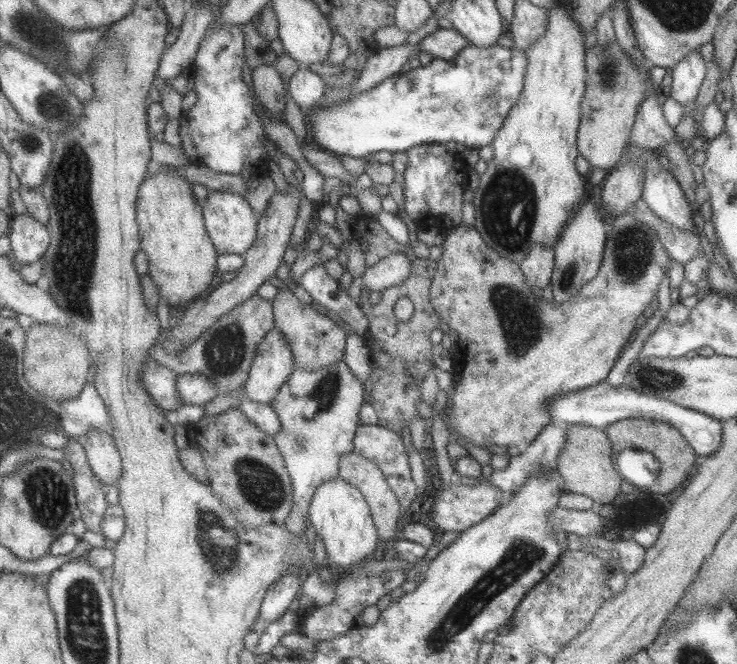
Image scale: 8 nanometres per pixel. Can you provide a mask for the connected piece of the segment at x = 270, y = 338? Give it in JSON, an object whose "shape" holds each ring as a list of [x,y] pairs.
{"shape":[[[272,328],[257,345],[247,380],[242,384],[244,396],[261,404],[271,404],[278,388],[293,371],[293,355],[282,334]]]}

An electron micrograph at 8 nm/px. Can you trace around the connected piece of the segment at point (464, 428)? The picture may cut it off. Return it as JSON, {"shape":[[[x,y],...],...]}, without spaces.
{"shape":[[[619,214],[615,217],[614,223],[611,224],[611,232],[606,234],[602,261],[597,274],[590,282],[583,285],[571,299],[557,305],[553,300],[544,302],[540,294],[531,292],[531,289],[525,285],[524,278],[520,273],[520,266],[516,262],[511,262],[508,258],[499,256],[492,248],[489,248],[472,227],[460,225],[453,229],[449,229],[441,246],[442,253],[439,260],[436,262],[436,271],[432,277],[431,286],[429,288],[429,303],[431,303],[432,309],[437,313],[440,320],[445,322],[449,329],[455,330],[458,336],[457,340],[454,342],[453,356],[451,357],[451,373],[453,375],[454,384],[447,402],[449,420],[453,426],[452,428],[460,438],[481,448],[486,448],[483,444],[496,444],[497,446],[504,446],[505,448],[509,446],[516,446],[521,449],[524,448],[526,445],[533,442],[537,434],[545,428],[544,423],[551,422],[548,412],[544,410],[544,404],[549,399],[561,393],[568,393],[573,389],[584,389],[603,382],[606,375],[611,370],[615,359],[627,345],[629,336],[633,334],[637,316],[641,313],[648,313],[649,303],[653,296],[656,296],[657,287],[661,282],[661,278],[666,275],[667,270],[669,270],[669,264],[671,264],[671,258],[668,252],[647,224],[643,224],[643,222],[635,220],[635,218],[631,218],[631,214]]]}

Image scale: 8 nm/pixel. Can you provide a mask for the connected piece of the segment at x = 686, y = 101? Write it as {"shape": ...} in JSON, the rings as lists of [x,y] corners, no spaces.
{"shape":[[[699,48],[690,50],[683,60],[676,62],[671,69],[671,74],[672,83],[663,94],[688,107],[697,96],[706,75],[705,63],[699,54]]]}

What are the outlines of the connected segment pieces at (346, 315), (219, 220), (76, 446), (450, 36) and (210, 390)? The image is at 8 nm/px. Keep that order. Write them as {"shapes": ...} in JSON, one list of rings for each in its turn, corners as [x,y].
{"shapes":[[[[322,264],[305,270],[297,282],[316,303],[326,308],[340,324],[348,324],[351,332],[366,336],[368,322],[358,304],[339,289],[338,281],[331,278]]],[[[226,191],[208,193],[202,204],[201,213],[205,231],[217,254],[243,255],[248,250],[257,234],[258,217],[243,196]]],[[[69,438],[63,452],[65,460],[73,467],[72,481],[78,516],[84,522],[86,530],[102,534],[100,524],[109,505],[105,501],[106,487],[93,474],[84,448],[76,438]]],[[[437,28],[424,38],[418,40],[418,50],[427,52],[432,58],[442,57],[447,60],[454,57],[468,41],[465,40],[454,28]]],[[[183,374],[175,379],[175,390],[181,404],[203,406],[216,394],[215,387],[204,376]]]]}

